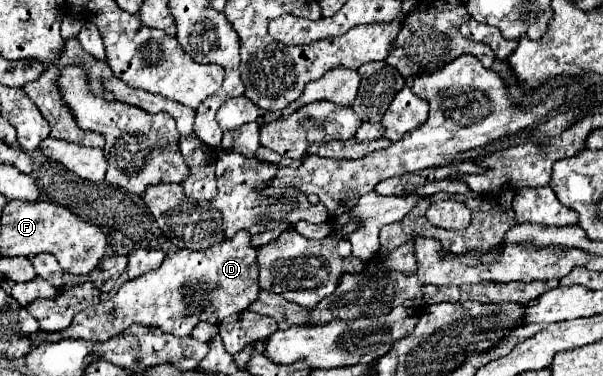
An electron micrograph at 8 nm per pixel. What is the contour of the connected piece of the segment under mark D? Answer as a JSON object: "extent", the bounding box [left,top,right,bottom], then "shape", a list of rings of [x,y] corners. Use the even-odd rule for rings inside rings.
{"extent":[31,230,259,346],"shape":[[[245,230],[235,234],[235,238],[207,250],[171,252],[165,256],[163,264],[157,270],[125,282],[113,298],[75,314],[69,328],[61,332],[31,334],[31,346],[63,338],[105,342],[107,338],[123,334],[123,330],[127,330],[131,324],[161,328],[163,332],[177,338],[187,338],[199,322],[219,324],[223,322],[223,318],[239,314],[253,304],[259,294],[255,254],[257,248],[251,246],[251,234]],[[197,306],[201,308],[197,310]]]}

